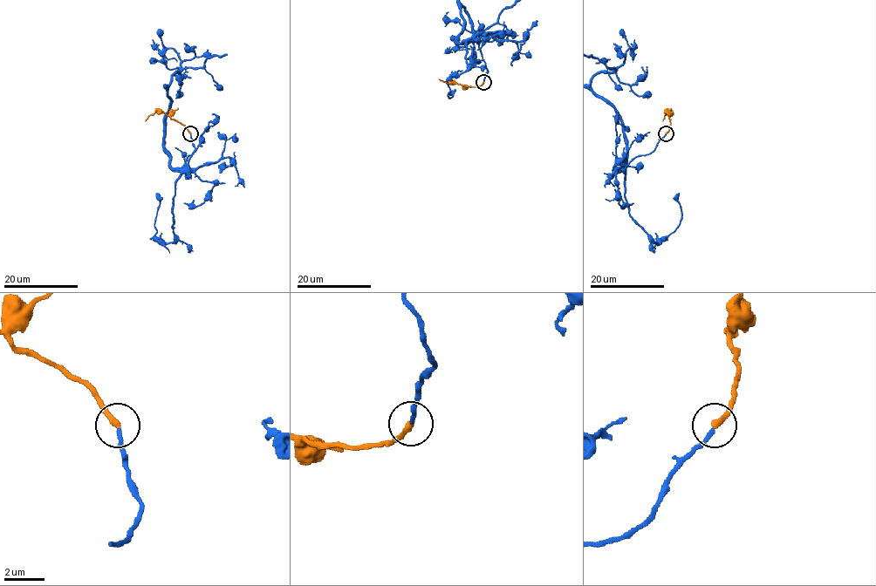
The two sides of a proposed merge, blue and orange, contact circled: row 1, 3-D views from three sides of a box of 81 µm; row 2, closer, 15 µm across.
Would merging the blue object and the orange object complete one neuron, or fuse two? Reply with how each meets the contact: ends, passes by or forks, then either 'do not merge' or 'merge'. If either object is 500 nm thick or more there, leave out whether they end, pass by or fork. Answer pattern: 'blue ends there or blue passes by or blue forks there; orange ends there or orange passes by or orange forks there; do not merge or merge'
blue ends there; orange ends there; merge

